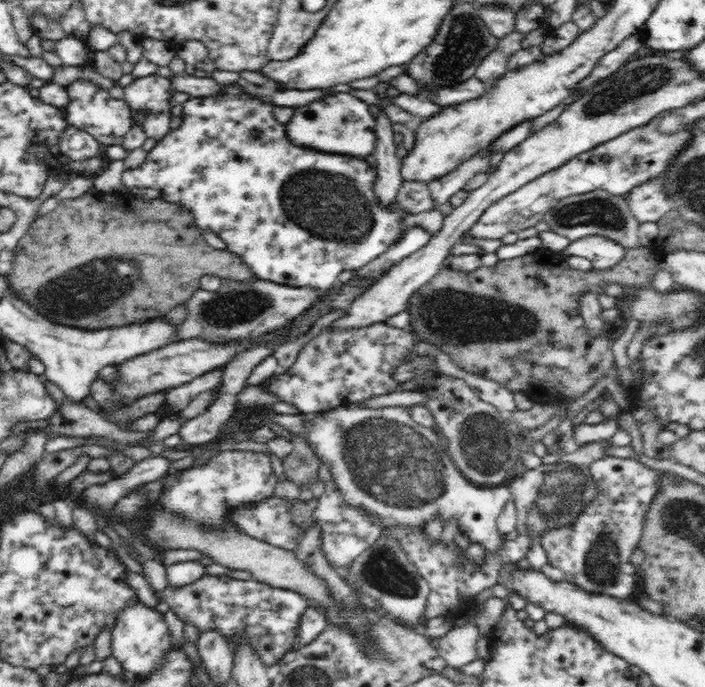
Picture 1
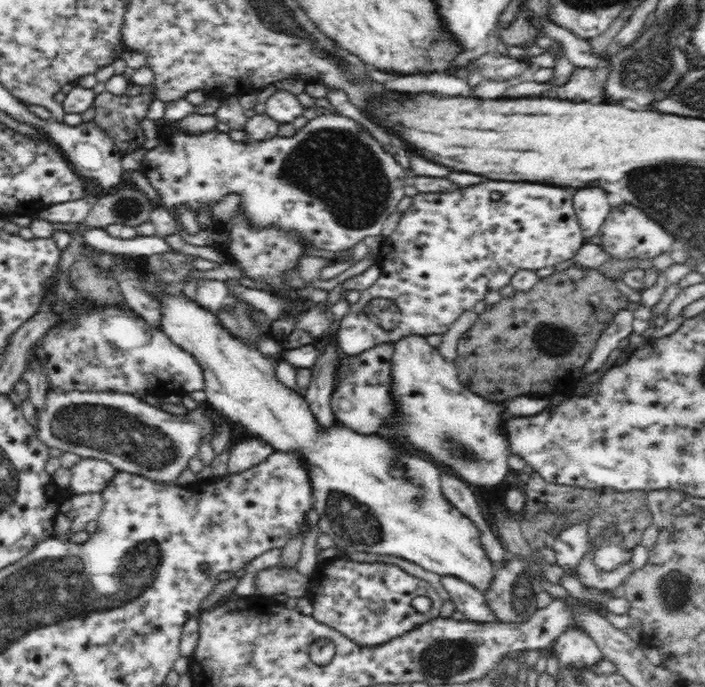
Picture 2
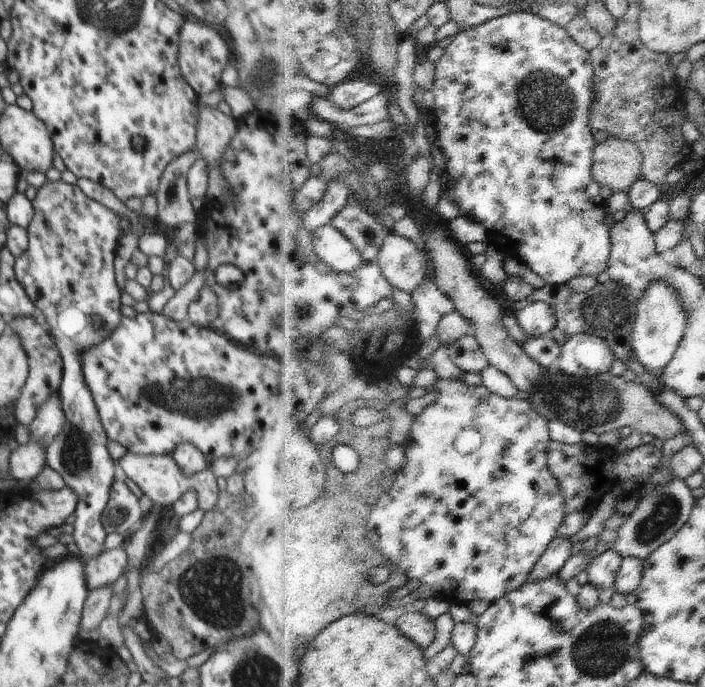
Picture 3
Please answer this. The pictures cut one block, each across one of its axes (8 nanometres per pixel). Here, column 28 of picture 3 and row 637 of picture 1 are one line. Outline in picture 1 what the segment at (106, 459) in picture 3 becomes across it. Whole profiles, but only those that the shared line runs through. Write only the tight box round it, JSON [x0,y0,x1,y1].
[162,575,309,666]

